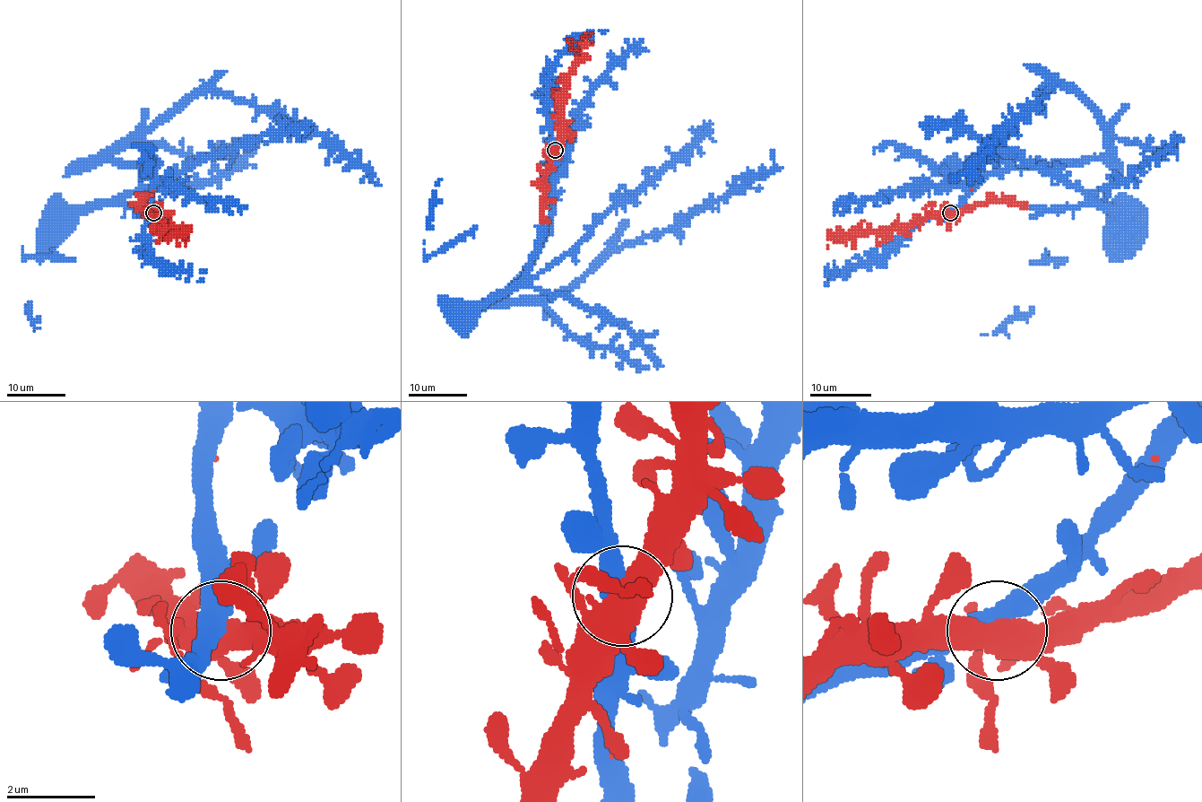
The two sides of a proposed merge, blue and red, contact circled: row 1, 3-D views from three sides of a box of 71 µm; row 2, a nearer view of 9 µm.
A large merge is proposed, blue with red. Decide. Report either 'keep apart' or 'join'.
join

